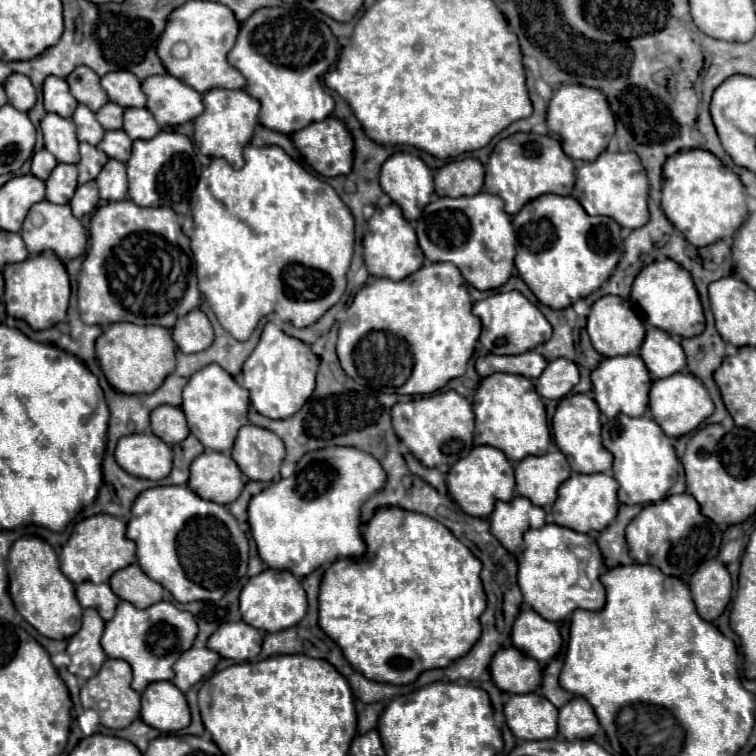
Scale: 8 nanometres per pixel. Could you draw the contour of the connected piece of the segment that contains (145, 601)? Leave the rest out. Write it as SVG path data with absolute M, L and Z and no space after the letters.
M138 563L116 571L110 579L110 587L120 599L132 603L136 609L148 609L148 605L154 605L164 595L164 587L150 579Z

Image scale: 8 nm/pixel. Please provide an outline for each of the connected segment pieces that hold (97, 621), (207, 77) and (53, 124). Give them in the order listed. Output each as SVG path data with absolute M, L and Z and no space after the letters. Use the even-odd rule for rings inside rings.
M86 609L80 631L68 641L66 653L72 659L68 665L70 673L84 679L90 679L98 673L102 663L106 661L106 653L100 647L102 633L104 633L102 617L96 613L96 609Z
M188 1L180 7L176 7L166 21L166 27L158 39L156 53L160 61L164 63L166 71L186 83L188 87L196 89L198 93L206 93L214 87L224 89L242 89L244 87L244 75L228 65L228 51L236 43L240 23L236 21L234 13L216 1ZM176 43L186 43L190 49L190 55L184 59L178 59L172 55L172 47Z
M46 113L40 123L44 133L44 147L60 161L60 163L78 163L78 139L76 125L70 119L64 119L56 113Z

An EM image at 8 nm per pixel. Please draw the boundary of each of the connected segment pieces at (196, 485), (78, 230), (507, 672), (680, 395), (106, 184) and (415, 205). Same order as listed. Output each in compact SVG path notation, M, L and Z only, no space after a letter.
M212 451L202 453L192 461L188 487L200 499L228 505L240 495L244 477L232 457Z
M40 201L36 205L32 205L32 209L28 211L26 219L24 219L24 227L22 227L22 237L26 243L26 249L30 251L30 255L42 253L44 249L52 249L62 261L80 257L86 249L86 233L82 223L72 215L70 205L54 205L50 201Z
M508 647L494 655L490 663L492 681L506 693L530 693L536 691L542 681L542 667L524 657L518 649Z
M674 373L672 377L666 377L664 381L654 381L650 389L650 413L654 421L664 429L668 437L682 437L692 433L706 417L710 417L714 411L714 403L704 389L702 381L694 377L692 373Z
M110 159L100 175L96 177L100 197L108 201L122 201L126 199L126 189L128 189L128 179L126 179L126 169L122 161Z
M394 153L380 169L380 187L402 209L402 215L414 221L434 193L432 171L410 153Z

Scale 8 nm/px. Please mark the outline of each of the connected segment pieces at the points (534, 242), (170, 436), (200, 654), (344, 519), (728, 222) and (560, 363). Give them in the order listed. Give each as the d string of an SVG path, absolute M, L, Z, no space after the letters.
M548 193L538 199L532 199L512 217L512 227L516 231L516 249L518 249L516 269L530 287L530 291L538 297L538 301L552 309L566 309L576 299L586 297L602 283L606 283L622 255L622 237L618 223L612 221L610 217L592 217L584 213L582 205L574 197Z
M160 405L150 415L150 427L156 437L160 437L166 445L174 445L186 439L188 425L180 407Z
M188 649L180 655L180 659L174 663L174 685L180 691L188 691L194 683L198 683L202 677L210 675L220 661L220 655L212 649Z
M326 447L308 453L304 471L280 479L252 497L248 523L258 547L258 555L272 569L288 569L296 577L306 577L324 563L340 557L360 557L364 541L360 537L360 505L384 487L386 473L380 463L352 447Z
M688 149L668 157L662 177L662 211L694 247L706 247L732 237L748 215L740 177L706 149Z
M568 359L550 361L548 367L542 371L542 375L534 383L540 397L562 399L578 383L578 367L574 361L568 361Z

